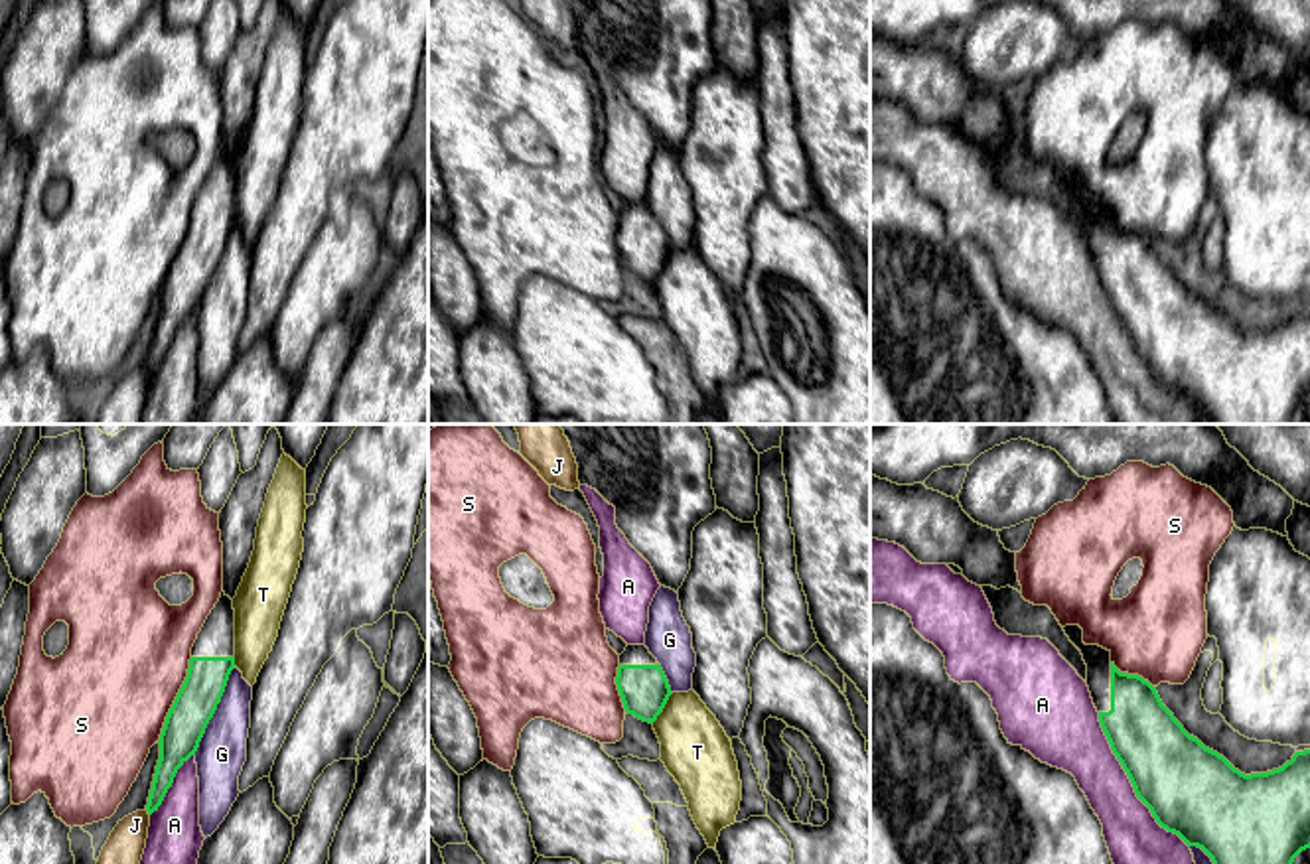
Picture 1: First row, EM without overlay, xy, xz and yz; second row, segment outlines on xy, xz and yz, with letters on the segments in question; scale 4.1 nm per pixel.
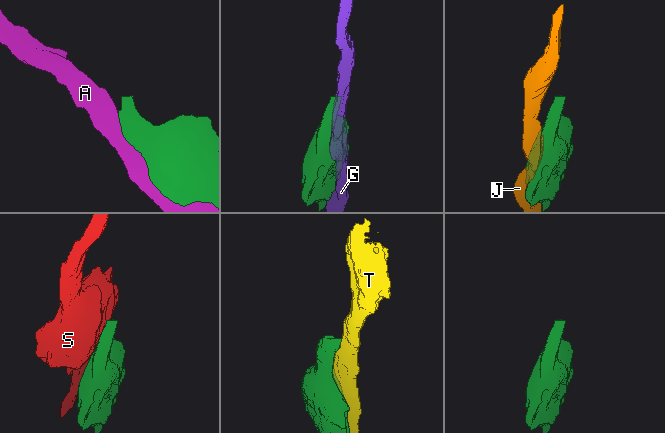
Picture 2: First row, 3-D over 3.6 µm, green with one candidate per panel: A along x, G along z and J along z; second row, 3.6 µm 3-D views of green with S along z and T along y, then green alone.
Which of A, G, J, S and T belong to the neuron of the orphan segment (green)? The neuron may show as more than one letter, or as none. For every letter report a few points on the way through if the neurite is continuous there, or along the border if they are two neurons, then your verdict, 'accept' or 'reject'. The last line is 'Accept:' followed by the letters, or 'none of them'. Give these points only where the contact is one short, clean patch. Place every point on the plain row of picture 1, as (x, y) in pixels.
A: reject
G: reject
J: reject
S: reject
T: reject
Accept: none of them

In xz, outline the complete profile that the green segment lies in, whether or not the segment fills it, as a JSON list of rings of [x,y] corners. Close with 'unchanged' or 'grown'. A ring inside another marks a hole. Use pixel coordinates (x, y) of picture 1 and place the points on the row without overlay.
[[[627,203],[619,213],[616,243],[627,272],[653,282],[671,251],[657,217],[643,203]]] | grown

